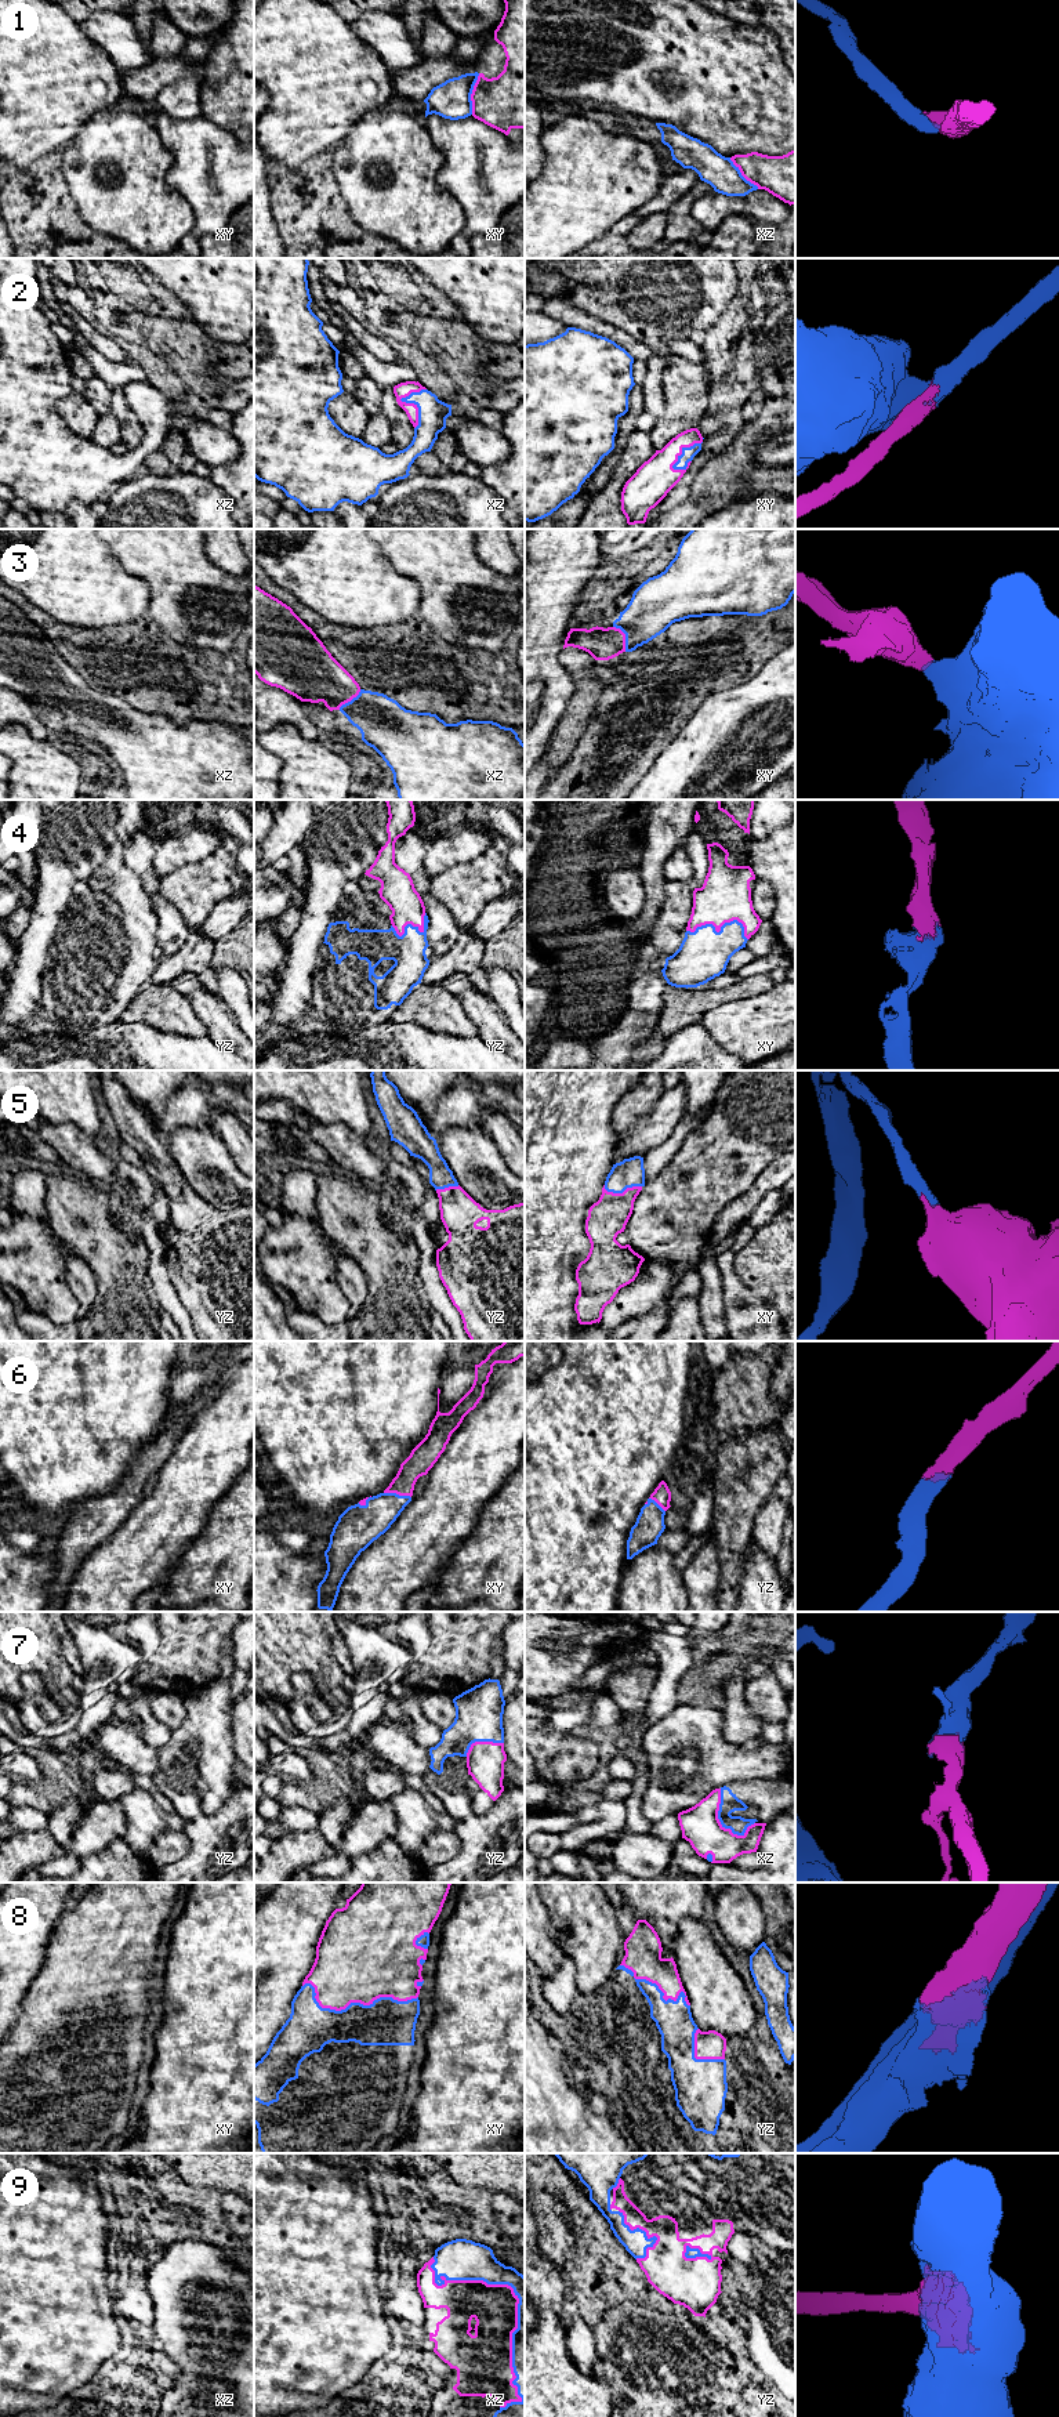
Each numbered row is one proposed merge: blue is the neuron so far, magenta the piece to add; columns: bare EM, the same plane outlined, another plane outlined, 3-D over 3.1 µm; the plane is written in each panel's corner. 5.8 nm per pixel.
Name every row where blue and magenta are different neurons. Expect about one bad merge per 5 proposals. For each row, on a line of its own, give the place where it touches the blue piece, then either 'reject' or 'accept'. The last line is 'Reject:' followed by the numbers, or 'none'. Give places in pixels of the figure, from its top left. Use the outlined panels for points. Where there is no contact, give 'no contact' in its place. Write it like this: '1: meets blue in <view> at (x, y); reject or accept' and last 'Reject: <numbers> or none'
1: meets blue in xy at (471, 93); reject
2: meets blue in xz at (407, 402); accept
3: meets blue in xy at (626, 637); accept
4: meets blue in xy at (721, 927); accept
5: meets blue in xy at (622, 1192); accept
6: meets blue in xy at (398, 1495); accept
7: meets blue in xz at (718, 1818); accept
8: meets blue in xy at (355, 2003); accept
9: meets blue in xz at (519, 2301); accept
Reject: 1

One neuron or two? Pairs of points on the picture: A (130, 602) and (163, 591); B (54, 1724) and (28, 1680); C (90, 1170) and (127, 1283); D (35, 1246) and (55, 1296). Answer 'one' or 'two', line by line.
A: two
B: one
C: two
D: one

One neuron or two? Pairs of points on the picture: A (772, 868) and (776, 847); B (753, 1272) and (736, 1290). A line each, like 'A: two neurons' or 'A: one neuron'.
A: one neuron
B: two neurons

